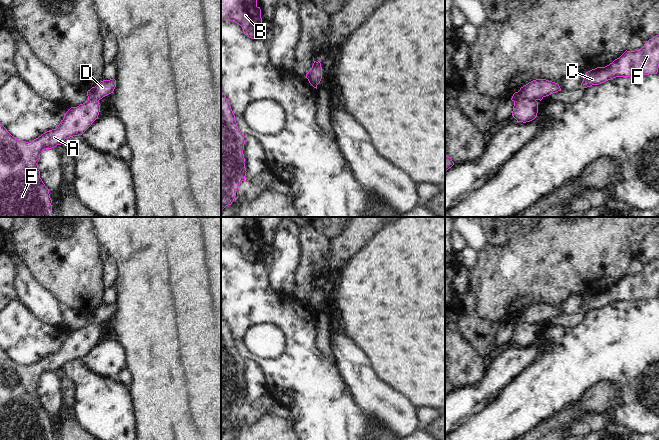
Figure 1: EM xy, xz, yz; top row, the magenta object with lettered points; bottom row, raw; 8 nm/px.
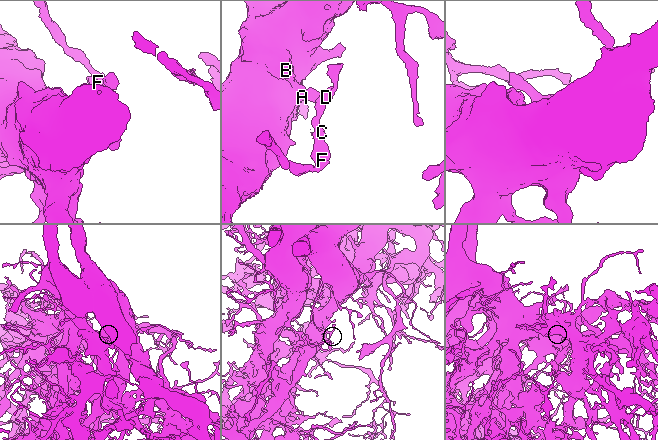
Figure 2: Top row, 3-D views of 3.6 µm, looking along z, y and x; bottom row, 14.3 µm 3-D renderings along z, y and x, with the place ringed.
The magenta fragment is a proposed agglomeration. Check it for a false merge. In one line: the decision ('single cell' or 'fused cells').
fused cells

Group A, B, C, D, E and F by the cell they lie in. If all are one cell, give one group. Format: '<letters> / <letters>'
A B E / C D F

